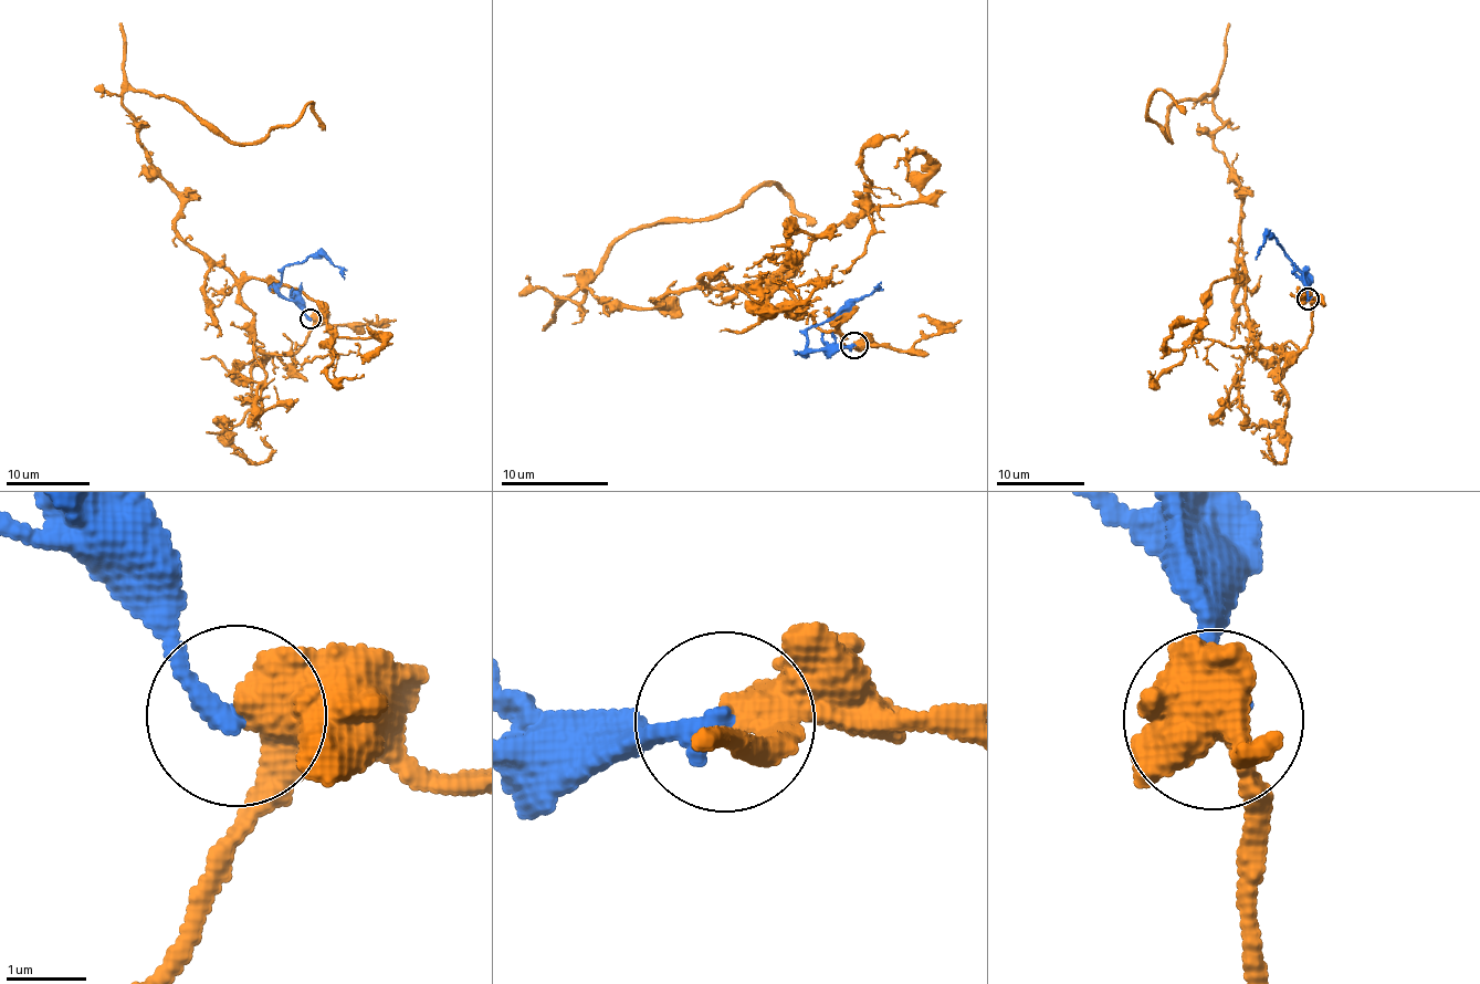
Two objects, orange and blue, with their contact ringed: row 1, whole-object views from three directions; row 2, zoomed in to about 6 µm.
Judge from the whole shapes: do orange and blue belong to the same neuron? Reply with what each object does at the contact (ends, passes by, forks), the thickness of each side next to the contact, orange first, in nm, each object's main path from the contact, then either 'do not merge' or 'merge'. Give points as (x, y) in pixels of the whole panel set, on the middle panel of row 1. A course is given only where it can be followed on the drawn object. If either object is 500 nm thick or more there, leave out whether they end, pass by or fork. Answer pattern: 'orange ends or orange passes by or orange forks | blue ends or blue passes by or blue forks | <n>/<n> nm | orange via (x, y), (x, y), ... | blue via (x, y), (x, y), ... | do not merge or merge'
orange passes by | blue ends | 360/280 nm | orange via (856, 344), (779, 284), (688, 286), (654, 306), (556, 297), (637, 229), (728, 213), (768, 186), (817, 223) | blue via (853, 344), (811, 351), (805, 333), (837, 316), (881, 281) | merge

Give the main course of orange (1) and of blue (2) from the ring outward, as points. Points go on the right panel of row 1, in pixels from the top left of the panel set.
1: (1308, 299), (1301, 353), (1253, 339), (1214, 95), (1167, 111), (1168, 142), (1148, 100), (1163, 90), (1185, 114)
2: (1307, 300), (1304, 278), (1276, 238), (1267, 237), (1255, 260)

